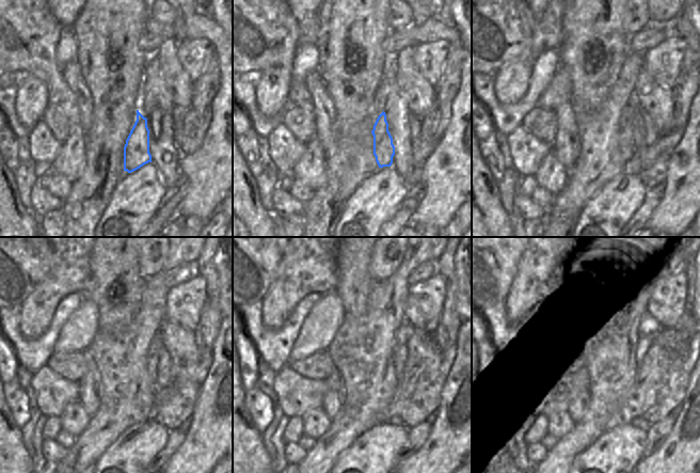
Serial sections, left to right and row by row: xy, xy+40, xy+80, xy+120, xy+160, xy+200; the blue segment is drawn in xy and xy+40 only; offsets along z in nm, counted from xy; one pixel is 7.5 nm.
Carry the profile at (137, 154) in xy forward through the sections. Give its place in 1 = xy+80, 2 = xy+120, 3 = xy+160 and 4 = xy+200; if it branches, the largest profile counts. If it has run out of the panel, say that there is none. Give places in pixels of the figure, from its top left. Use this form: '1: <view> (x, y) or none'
1: xy+80 (626, 146)
2: xy+120 (156, 344)
3: xy+160 (404, 330)
4: xy+200 (647, 327)

